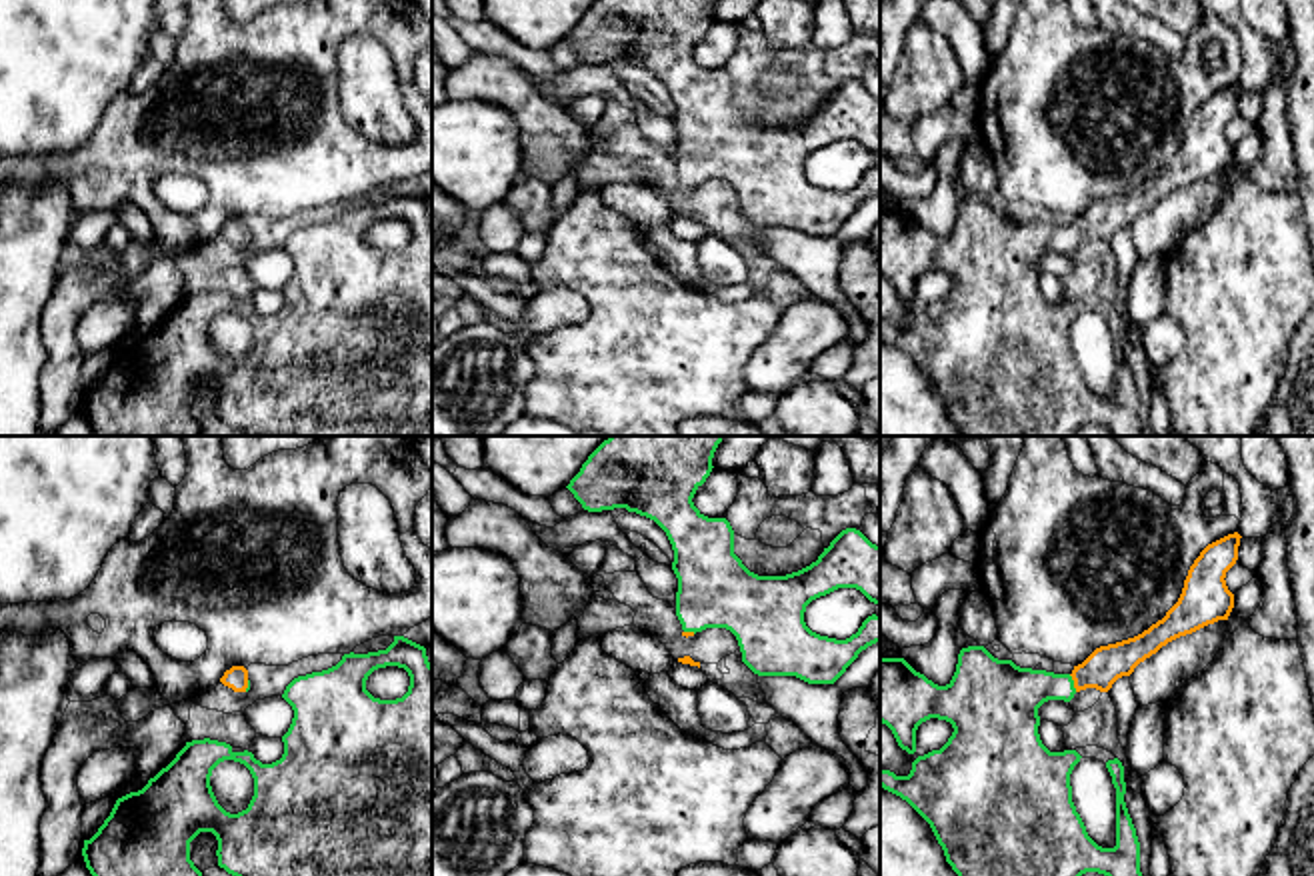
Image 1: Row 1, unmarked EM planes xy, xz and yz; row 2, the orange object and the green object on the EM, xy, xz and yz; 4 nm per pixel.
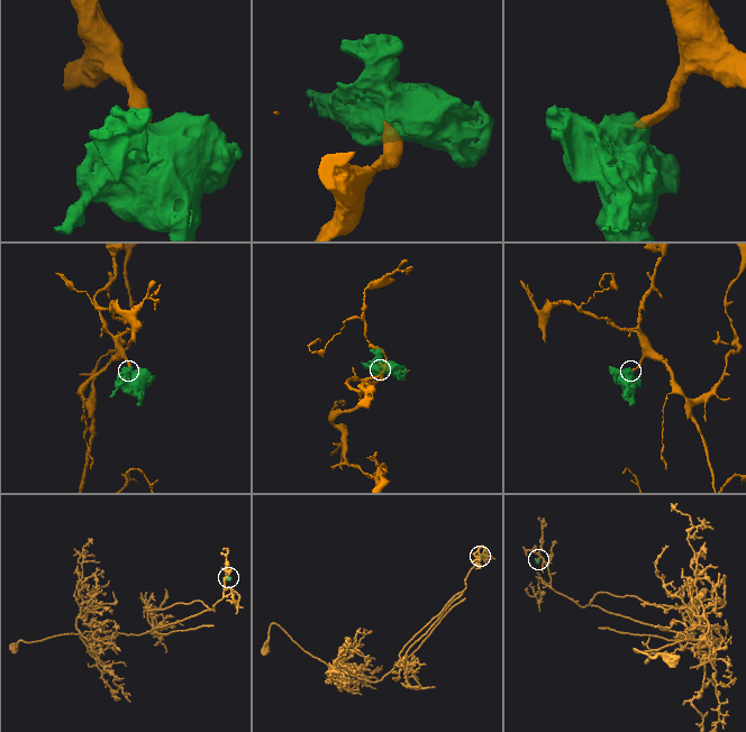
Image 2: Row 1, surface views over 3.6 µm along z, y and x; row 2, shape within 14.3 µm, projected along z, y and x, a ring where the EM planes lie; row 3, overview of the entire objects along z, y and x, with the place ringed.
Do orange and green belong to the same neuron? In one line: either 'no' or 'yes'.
yes

